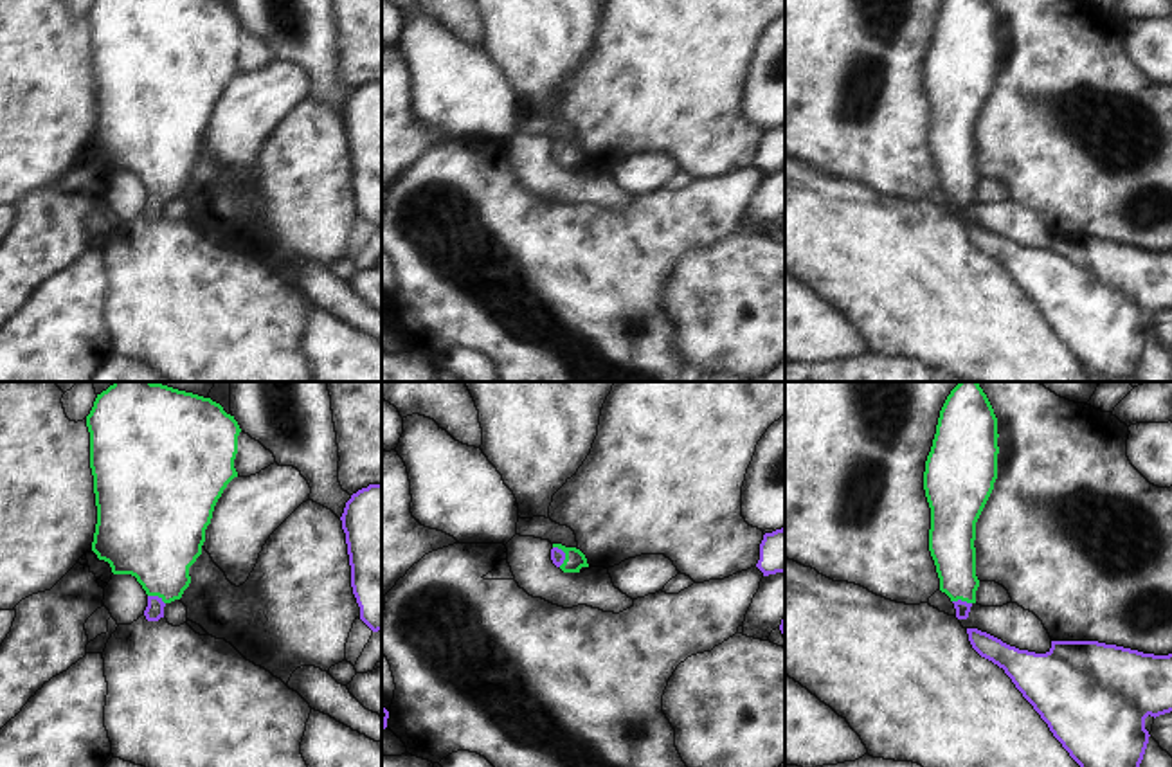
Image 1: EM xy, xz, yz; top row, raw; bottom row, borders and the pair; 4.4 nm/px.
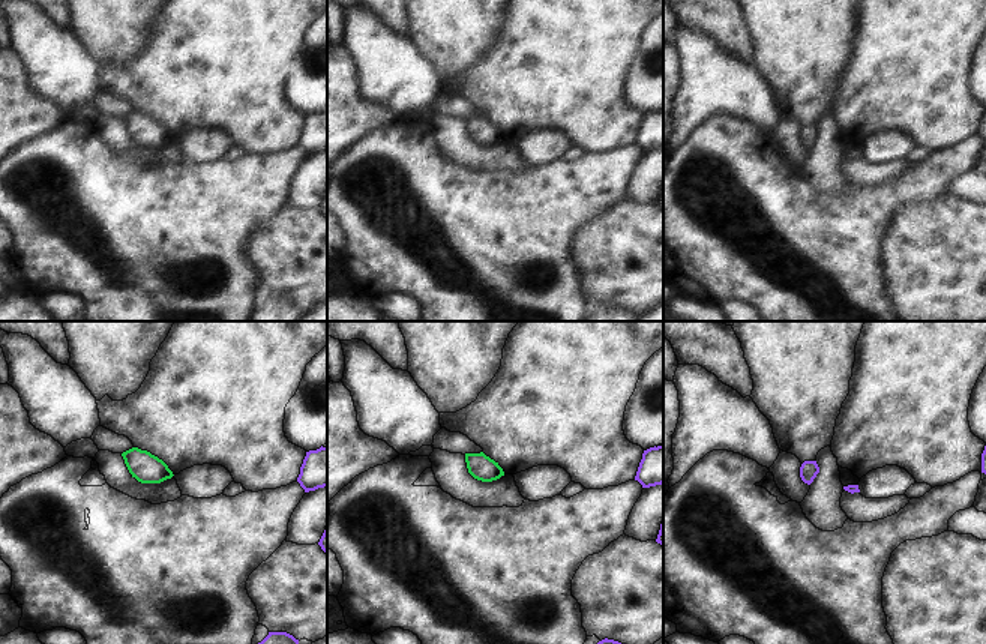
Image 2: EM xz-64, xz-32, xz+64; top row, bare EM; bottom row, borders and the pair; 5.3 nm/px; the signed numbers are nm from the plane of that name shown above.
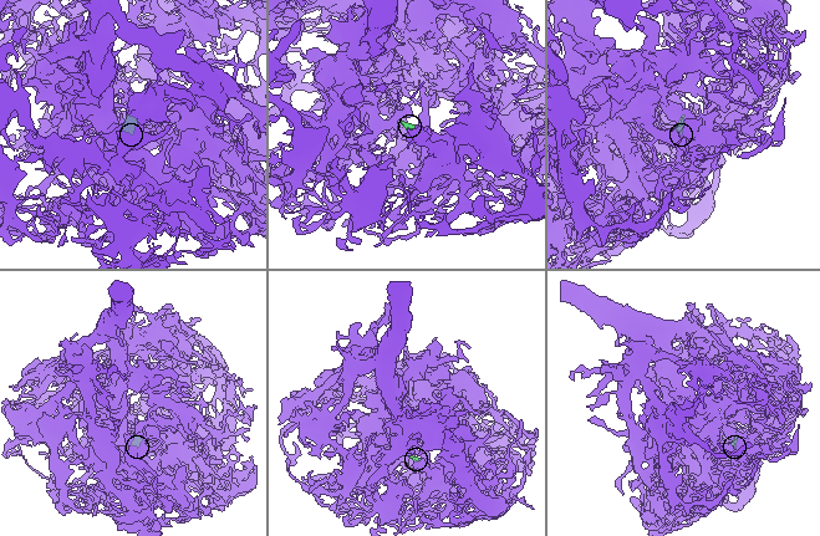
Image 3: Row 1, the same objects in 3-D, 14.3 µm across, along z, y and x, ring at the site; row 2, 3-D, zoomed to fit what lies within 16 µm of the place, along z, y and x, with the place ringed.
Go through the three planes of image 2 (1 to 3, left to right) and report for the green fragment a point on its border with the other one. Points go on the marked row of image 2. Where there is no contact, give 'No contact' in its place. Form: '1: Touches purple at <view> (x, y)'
1: No contact
2: No contact
3: No contact.

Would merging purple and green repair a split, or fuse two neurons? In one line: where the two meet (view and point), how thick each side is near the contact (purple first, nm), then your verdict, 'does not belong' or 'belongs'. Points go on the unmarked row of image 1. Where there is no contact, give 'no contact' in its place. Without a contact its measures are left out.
meets purple in xz at (564, 152); 60 nm thick on the purple side, 90 nm on the other; belongs

